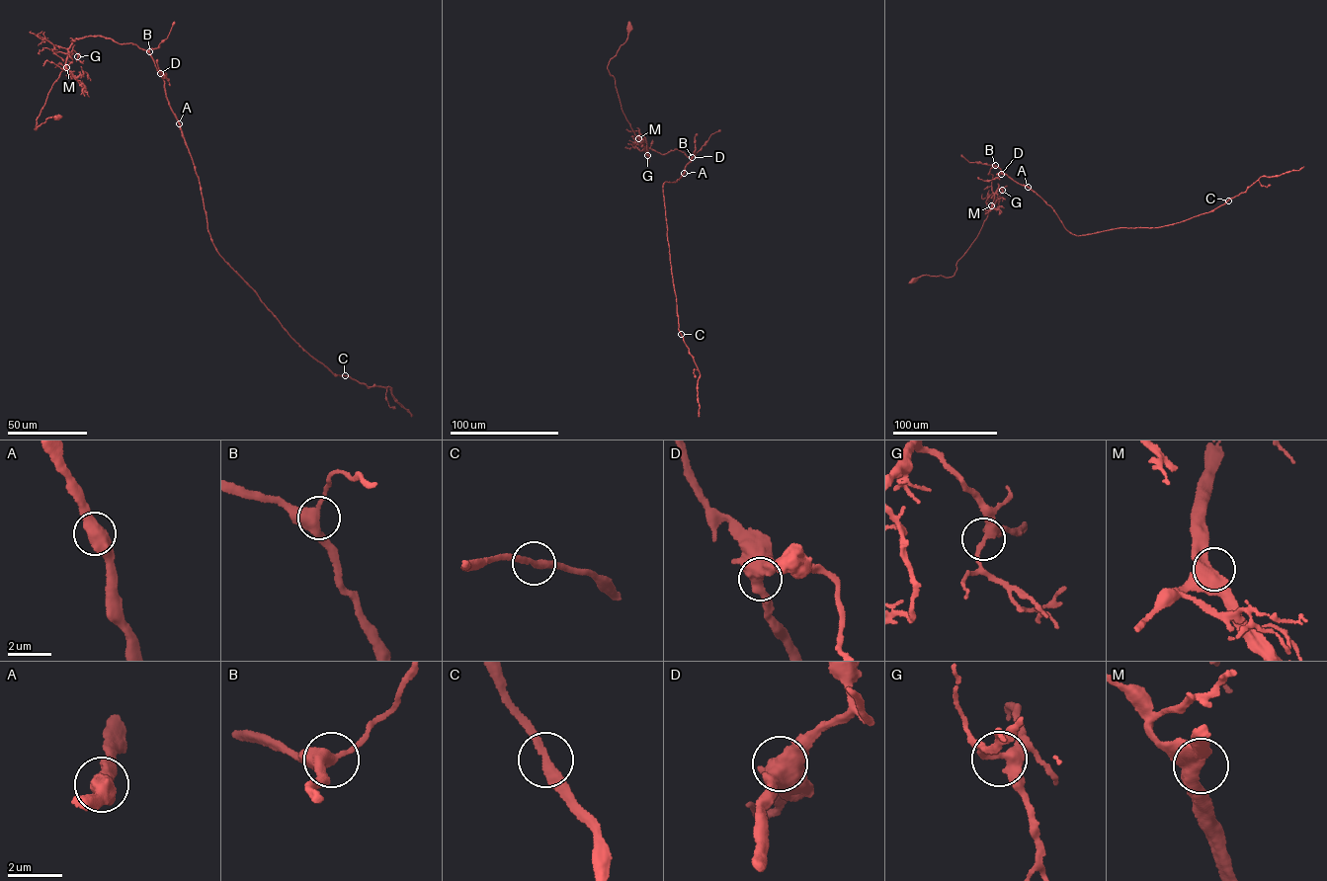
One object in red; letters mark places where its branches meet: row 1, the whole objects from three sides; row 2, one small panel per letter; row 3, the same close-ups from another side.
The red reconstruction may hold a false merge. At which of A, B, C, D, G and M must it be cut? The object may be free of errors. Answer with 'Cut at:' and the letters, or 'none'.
Cut at: none

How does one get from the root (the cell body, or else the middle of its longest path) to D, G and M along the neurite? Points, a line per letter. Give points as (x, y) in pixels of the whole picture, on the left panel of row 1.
D: (56, 117), (47, 118), (35, 128), (76, 39), (101, 36), (135, 44), (149, 53), (160, 73)
G: (56, 117), (47, 118), (35, 128), (49, 91), (64, 68), (67, 55), (73, 50), (77, 56)
M: (56, 117), (47, 118), (35, 128), (52, 84), (66, 67)

